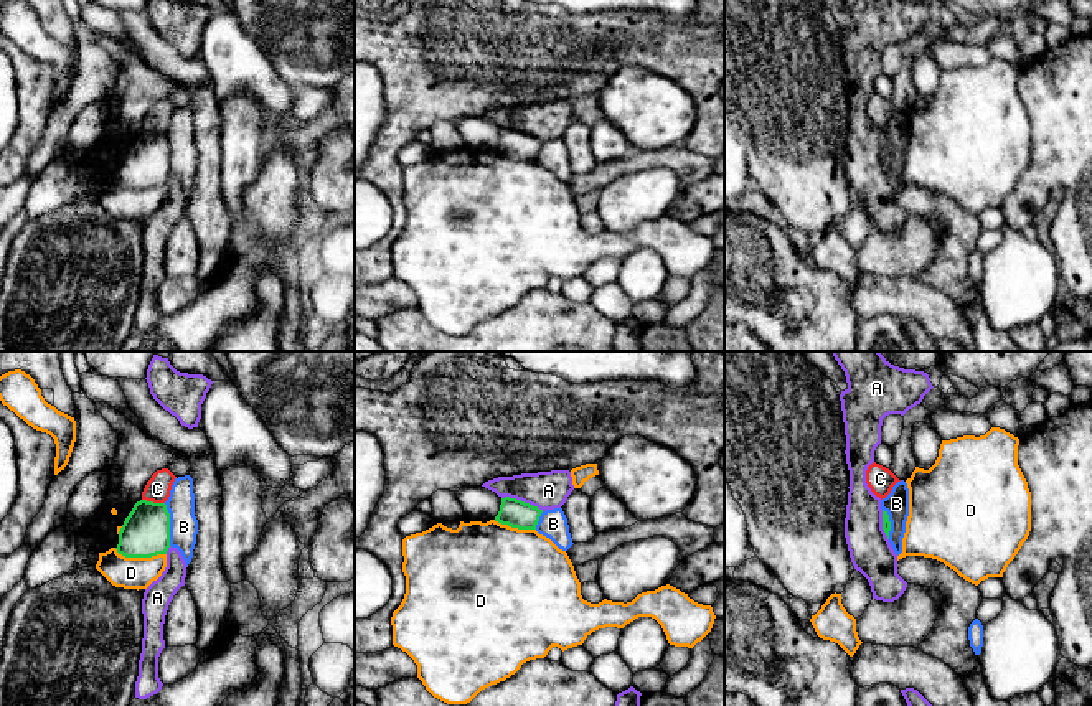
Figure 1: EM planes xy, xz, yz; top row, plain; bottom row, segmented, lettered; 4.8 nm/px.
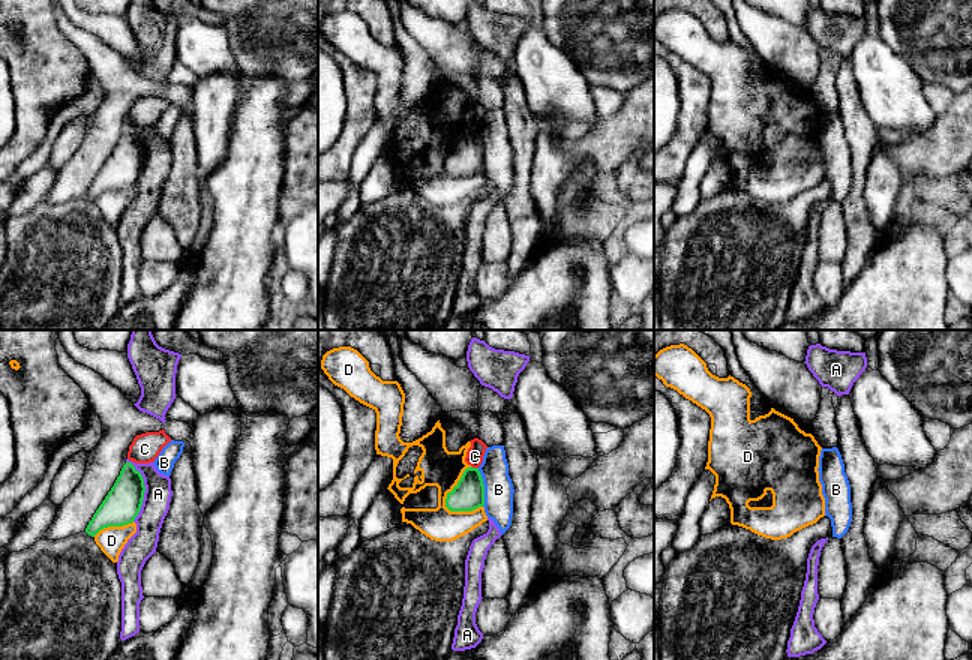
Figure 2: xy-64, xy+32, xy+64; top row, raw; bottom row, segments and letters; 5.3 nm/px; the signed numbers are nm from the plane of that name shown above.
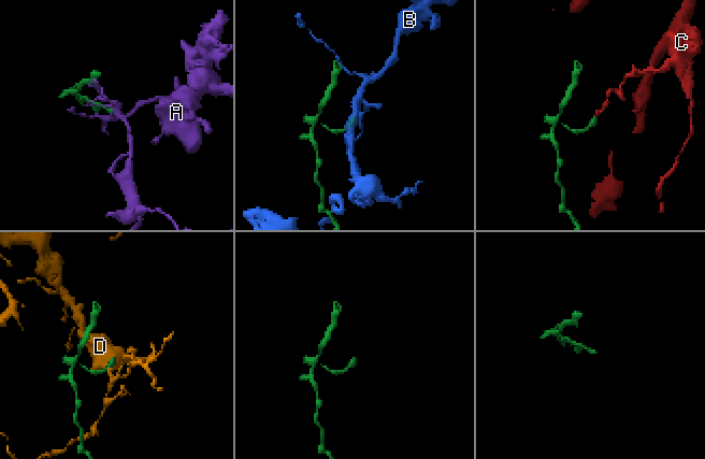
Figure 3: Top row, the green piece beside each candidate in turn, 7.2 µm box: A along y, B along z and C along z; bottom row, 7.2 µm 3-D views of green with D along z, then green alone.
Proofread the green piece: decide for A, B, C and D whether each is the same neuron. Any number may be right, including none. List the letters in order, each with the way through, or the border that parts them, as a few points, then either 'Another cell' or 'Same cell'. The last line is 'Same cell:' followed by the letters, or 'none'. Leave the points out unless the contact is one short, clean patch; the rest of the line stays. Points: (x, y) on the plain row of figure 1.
A: Another cell
B: Boundary: xy (164, 134), (169, 144), (170, 175). Another cell
C: Boundary: xy (142, 129), (164, 134). Another cell
D: Another cell
Same cell: none

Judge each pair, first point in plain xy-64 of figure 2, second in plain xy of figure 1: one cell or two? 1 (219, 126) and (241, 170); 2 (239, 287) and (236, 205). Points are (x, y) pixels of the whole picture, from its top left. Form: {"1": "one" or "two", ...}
{"1": "one", "2": "two"}

